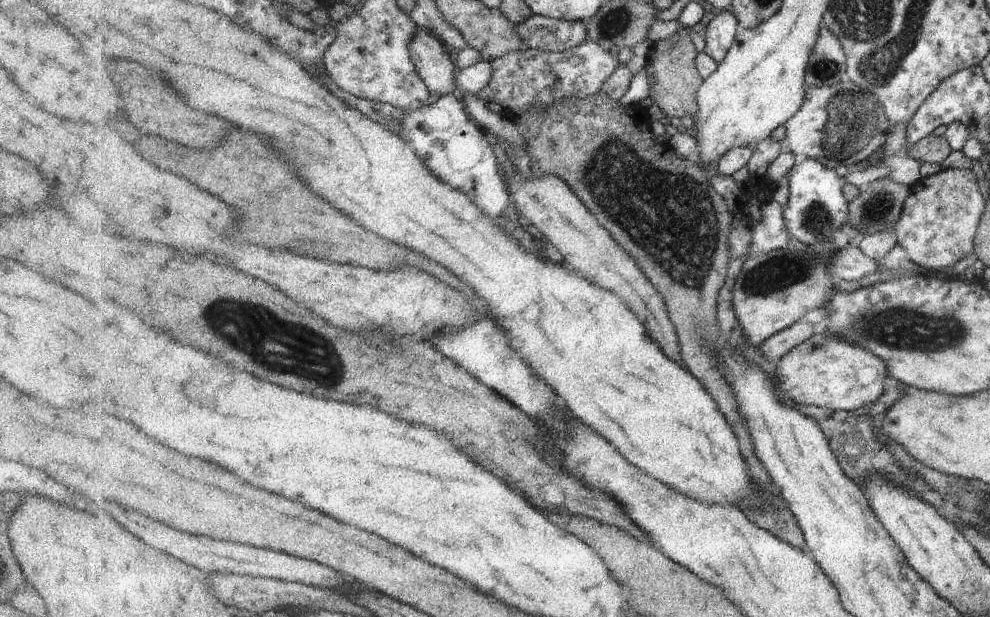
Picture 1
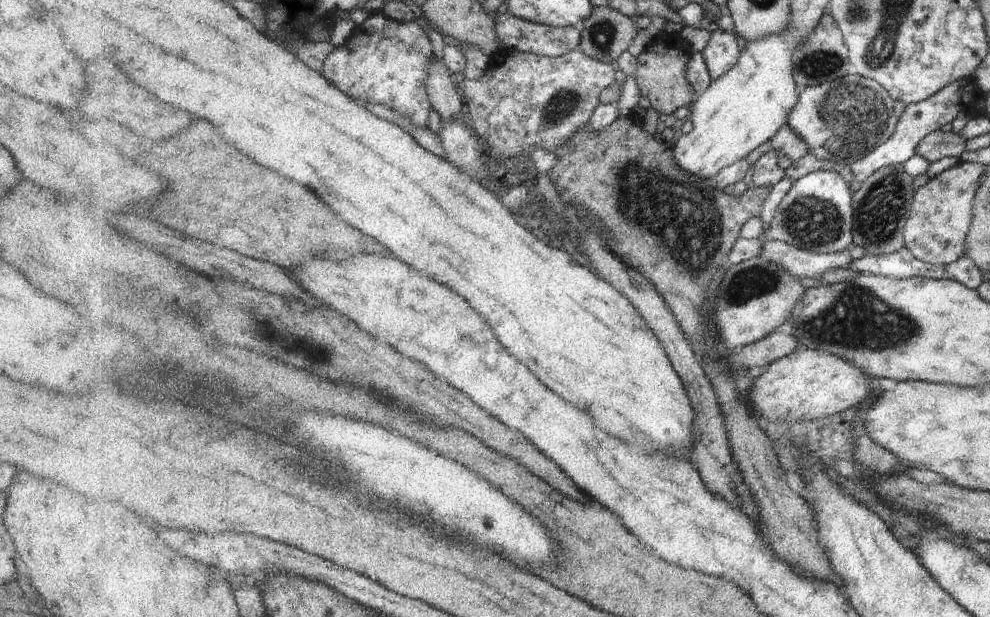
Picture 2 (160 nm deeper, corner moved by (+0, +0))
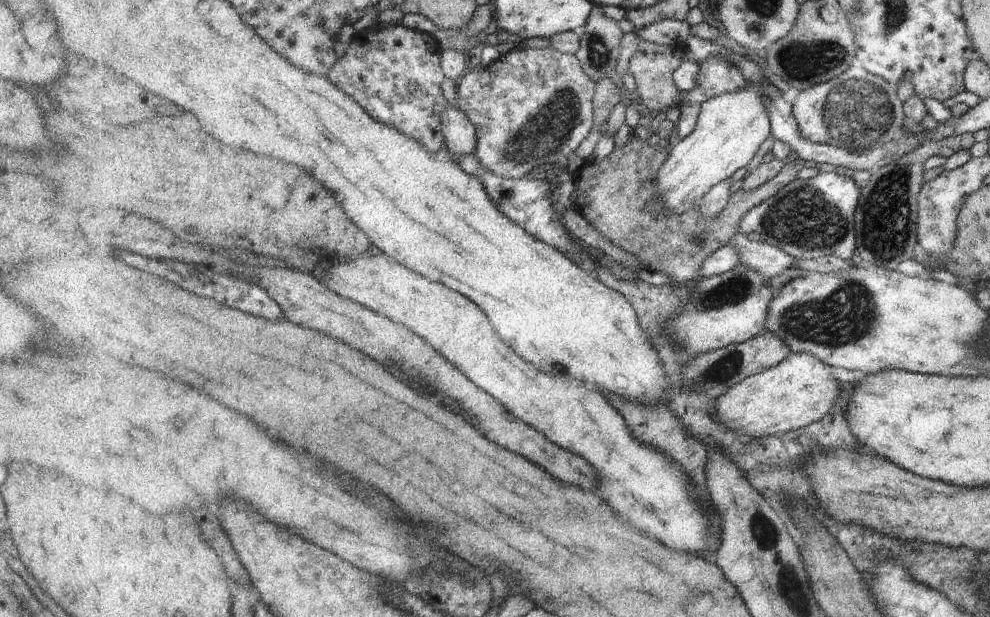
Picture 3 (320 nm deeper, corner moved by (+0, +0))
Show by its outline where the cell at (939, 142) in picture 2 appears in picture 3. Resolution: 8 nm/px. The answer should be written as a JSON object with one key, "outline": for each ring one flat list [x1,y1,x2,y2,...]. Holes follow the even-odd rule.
{"outline":[[925,131,918,135,921,136,919,146,871,173,871,182,863,188,863,202,859,202,859,209,855,214,856,246,860,257,887,271,895,271,897,264,915,256,916,199,923,184,922,173,926,160,932,156,947,159,951,154,968,150,974,144,973,136,968,133,941,140,929,140]]}

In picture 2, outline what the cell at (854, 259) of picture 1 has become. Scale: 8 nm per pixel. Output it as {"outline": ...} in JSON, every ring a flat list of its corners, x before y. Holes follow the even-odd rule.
{"outline":[[769,241,763,246,761,255,769,262,781,264,783,268,787,268,801,279,816,279,817,276,830,270,851,270,851,264,855,259,851,260,849,253,843,250,832,254,818,254,811,250,802,250,787,242]]}

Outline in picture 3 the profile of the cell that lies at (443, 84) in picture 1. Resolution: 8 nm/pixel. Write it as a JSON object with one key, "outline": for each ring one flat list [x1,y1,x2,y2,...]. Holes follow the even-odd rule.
{"outline":[[451,102,439,114,442,119,443,135,446,138,444,153,448,158,452,156,463,156,476,152,478,134,474,123,469,119,468,114,459,108,451,107]]}

